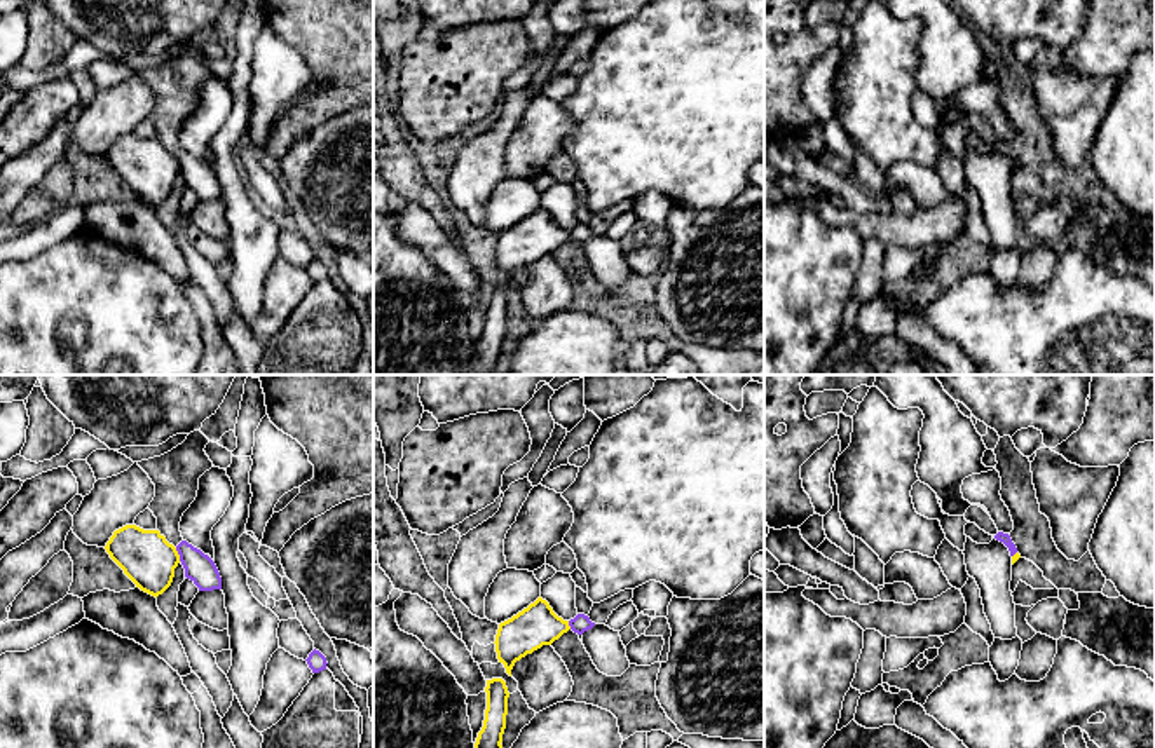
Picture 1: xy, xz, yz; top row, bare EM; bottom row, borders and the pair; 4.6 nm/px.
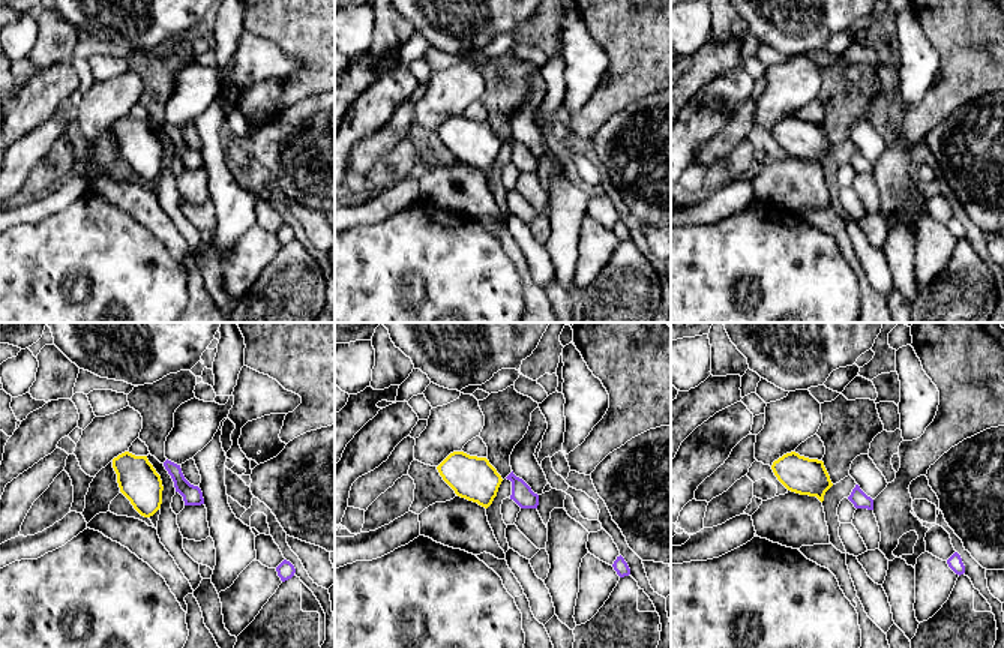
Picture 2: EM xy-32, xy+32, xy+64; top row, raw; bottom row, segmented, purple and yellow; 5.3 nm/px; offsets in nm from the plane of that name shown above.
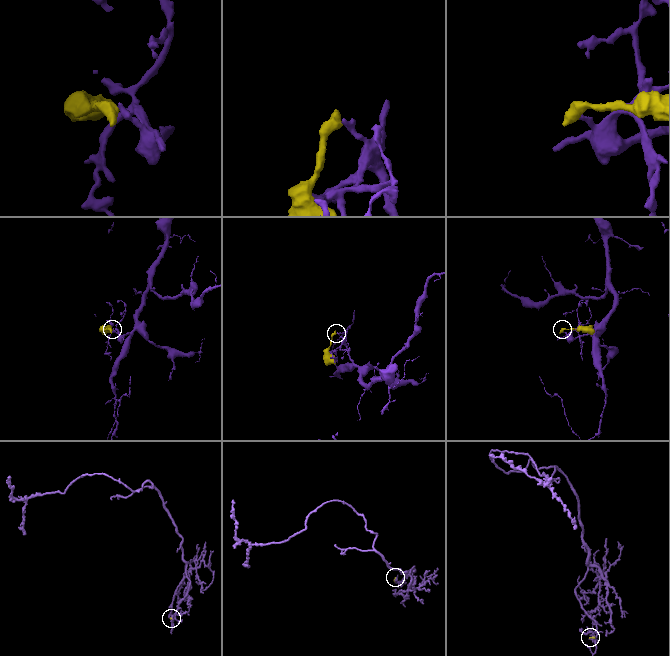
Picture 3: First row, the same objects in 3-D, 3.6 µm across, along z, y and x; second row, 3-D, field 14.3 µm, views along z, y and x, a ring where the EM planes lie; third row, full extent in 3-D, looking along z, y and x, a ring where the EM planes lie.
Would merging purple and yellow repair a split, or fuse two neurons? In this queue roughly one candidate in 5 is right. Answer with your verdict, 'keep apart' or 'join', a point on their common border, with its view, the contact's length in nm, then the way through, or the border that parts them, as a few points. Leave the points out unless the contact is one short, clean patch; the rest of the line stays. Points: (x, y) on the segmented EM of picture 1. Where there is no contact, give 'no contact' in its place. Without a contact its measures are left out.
keep apart; contact xy (178, 553); length 70 nm; border xy (175, 548), (180, 560)

